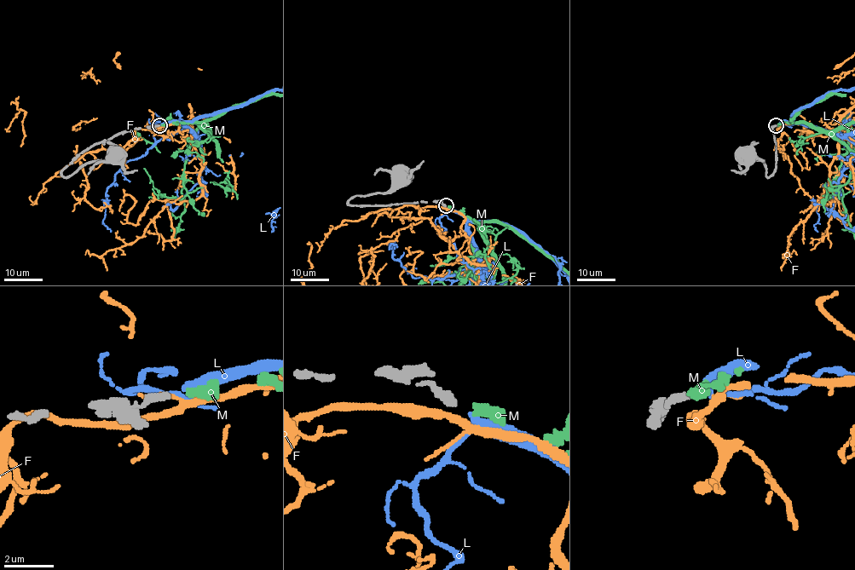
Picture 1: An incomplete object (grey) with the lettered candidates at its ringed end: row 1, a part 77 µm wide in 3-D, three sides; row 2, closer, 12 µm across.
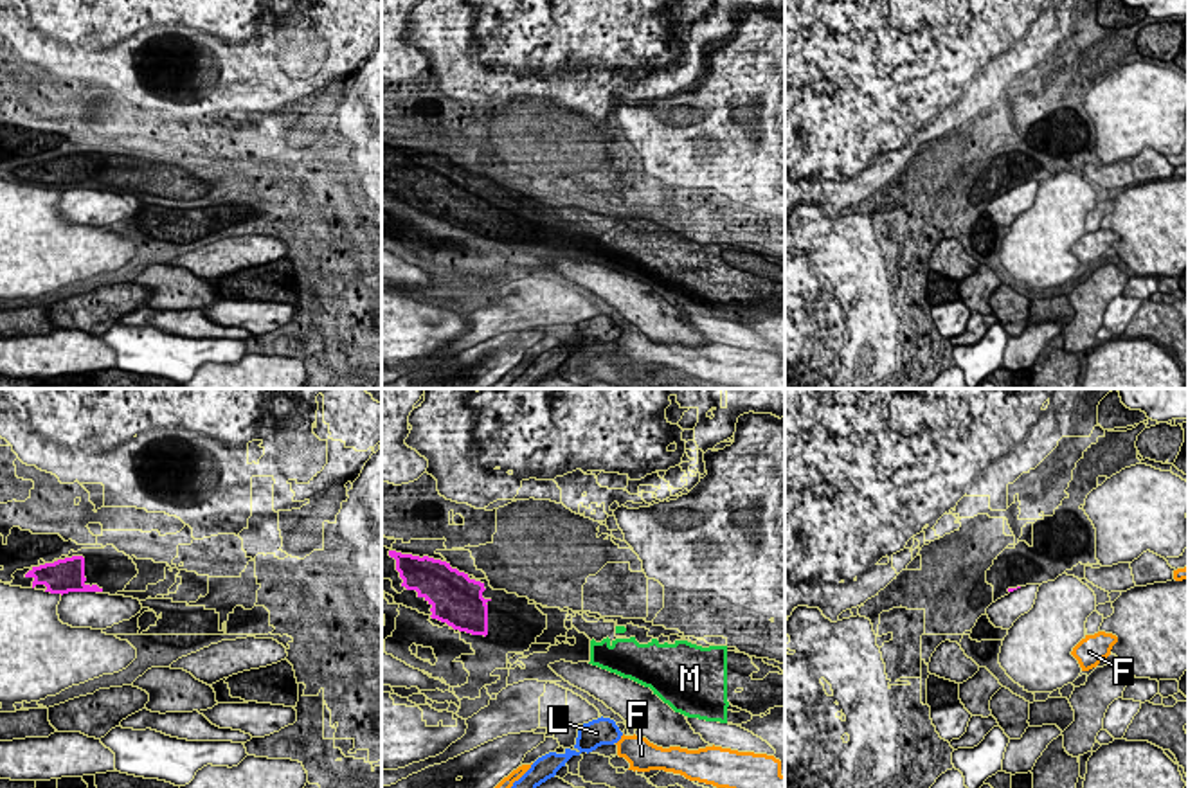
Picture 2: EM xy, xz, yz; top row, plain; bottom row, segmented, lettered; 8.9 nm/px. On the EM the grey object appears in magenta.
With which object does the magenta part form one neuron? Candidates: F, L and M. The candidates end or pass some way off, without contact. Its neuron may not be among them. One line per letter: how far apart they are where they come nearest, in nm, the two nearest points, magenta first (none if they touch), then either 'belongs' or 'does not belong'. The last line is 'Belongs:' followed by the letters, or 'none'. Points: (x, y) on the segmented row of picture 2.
F: 1200 nm | xz (485, 635), (522, 765) | does not belong
L: 1150 nm | xz (486, 634), (578, 725) | does not belong
M: 950 nm | xz (486, 634), (591, 641) | belongs
Belongs: M

